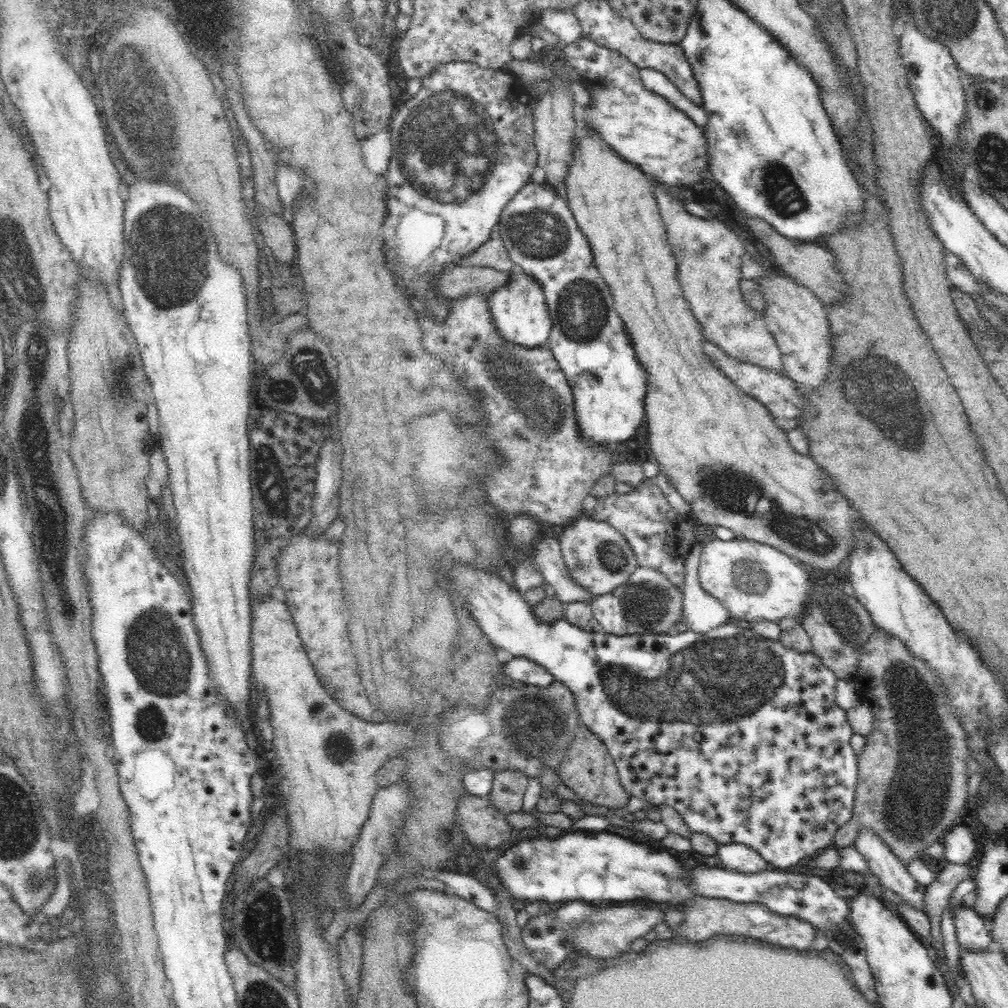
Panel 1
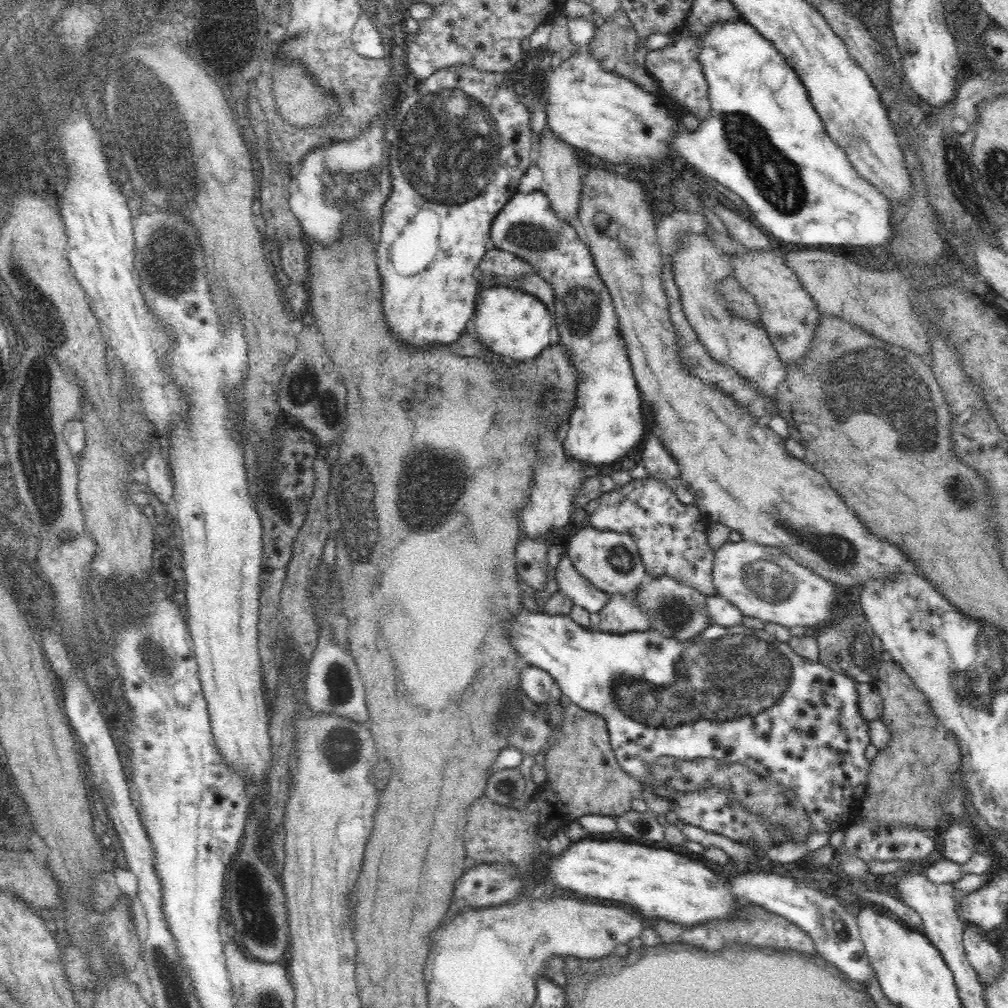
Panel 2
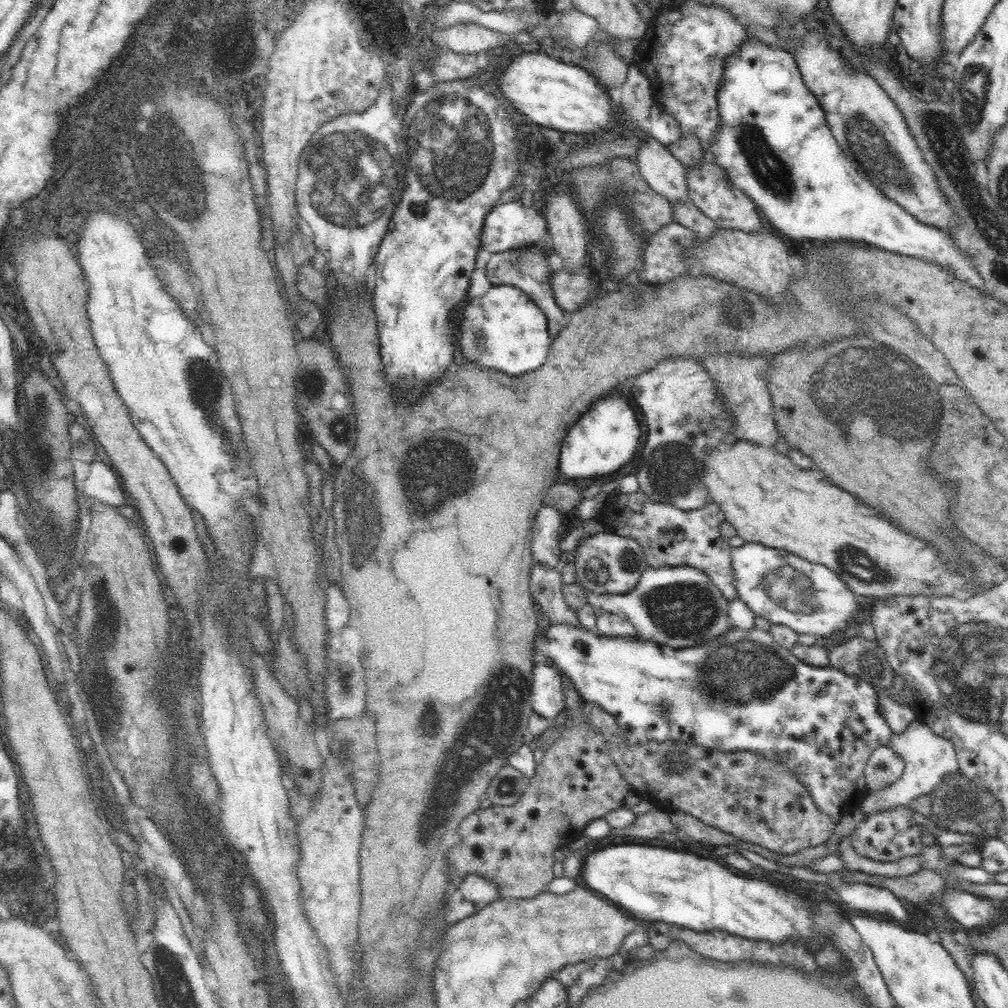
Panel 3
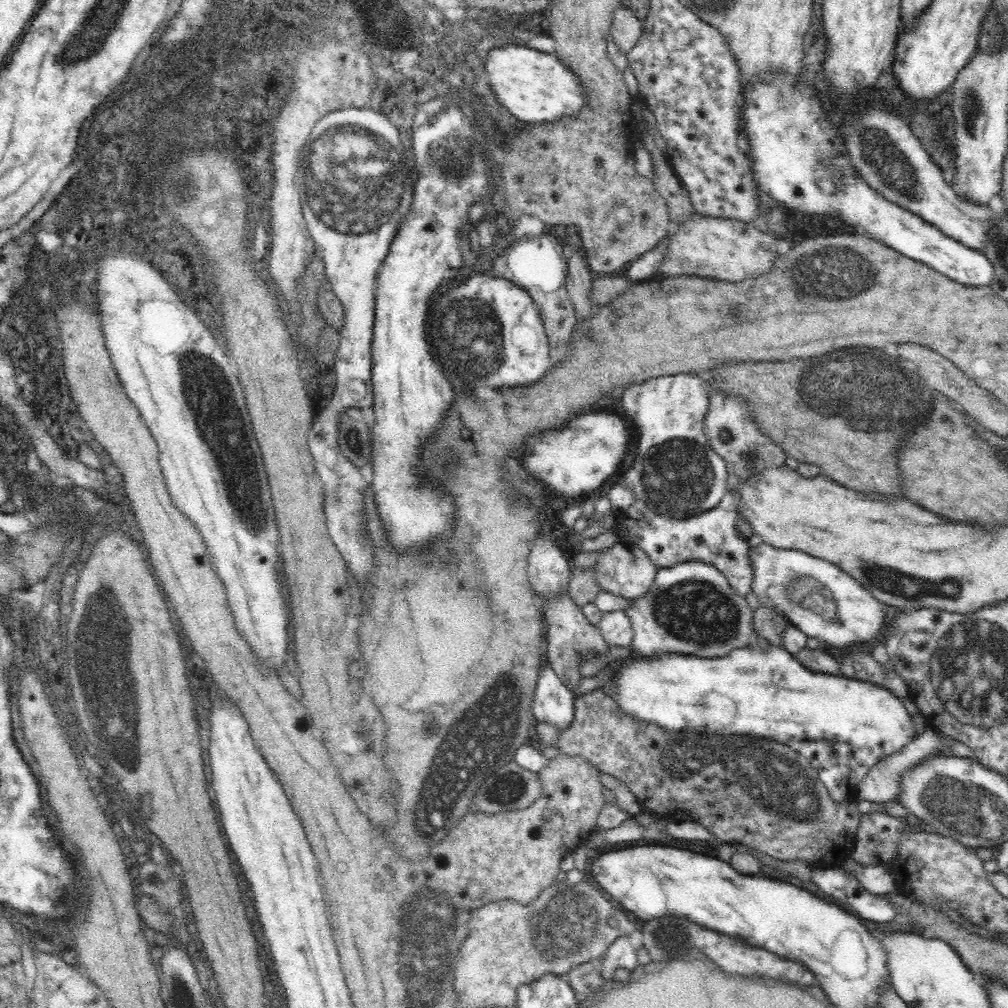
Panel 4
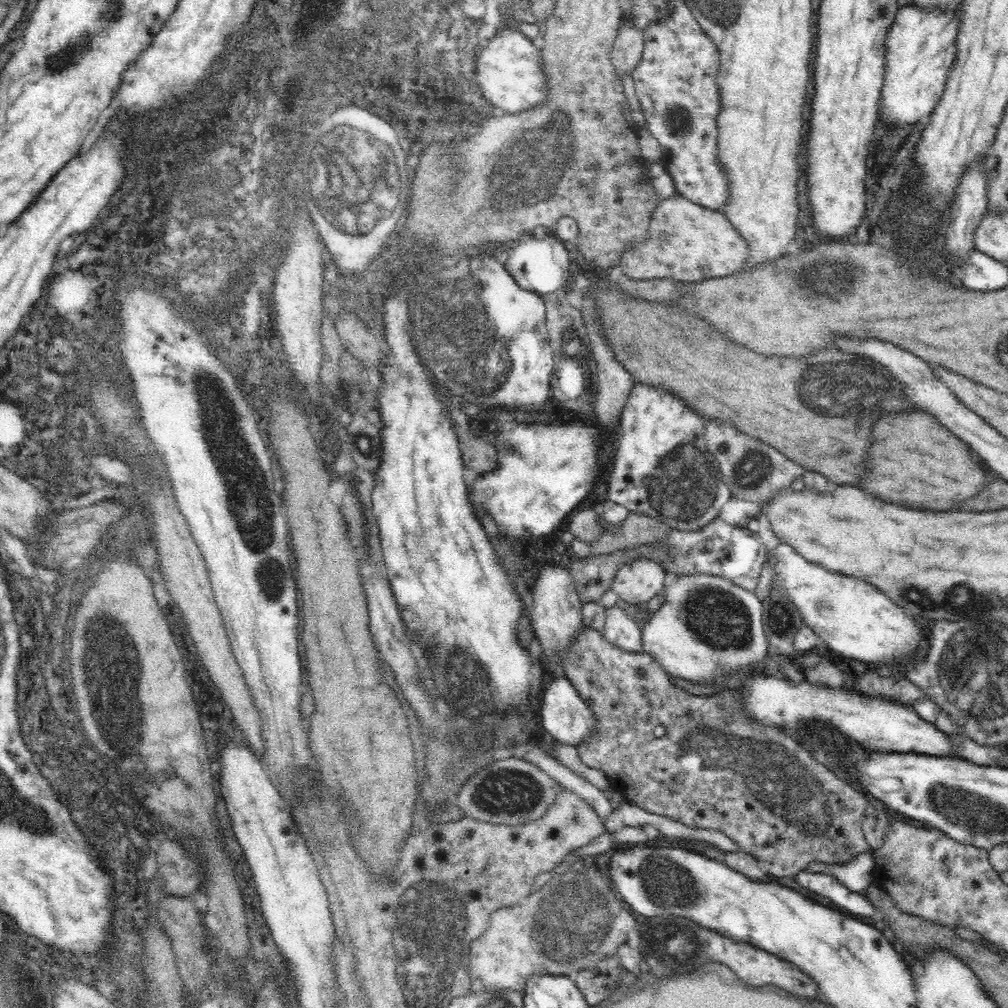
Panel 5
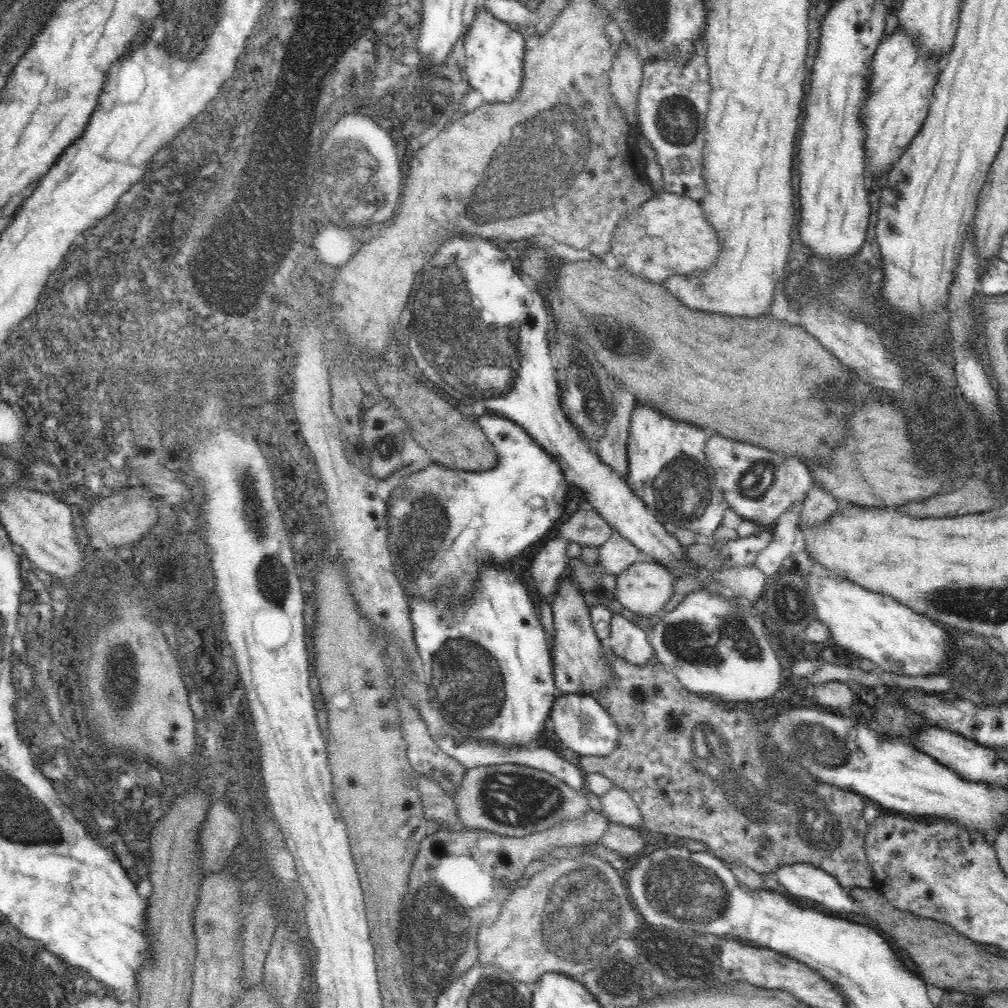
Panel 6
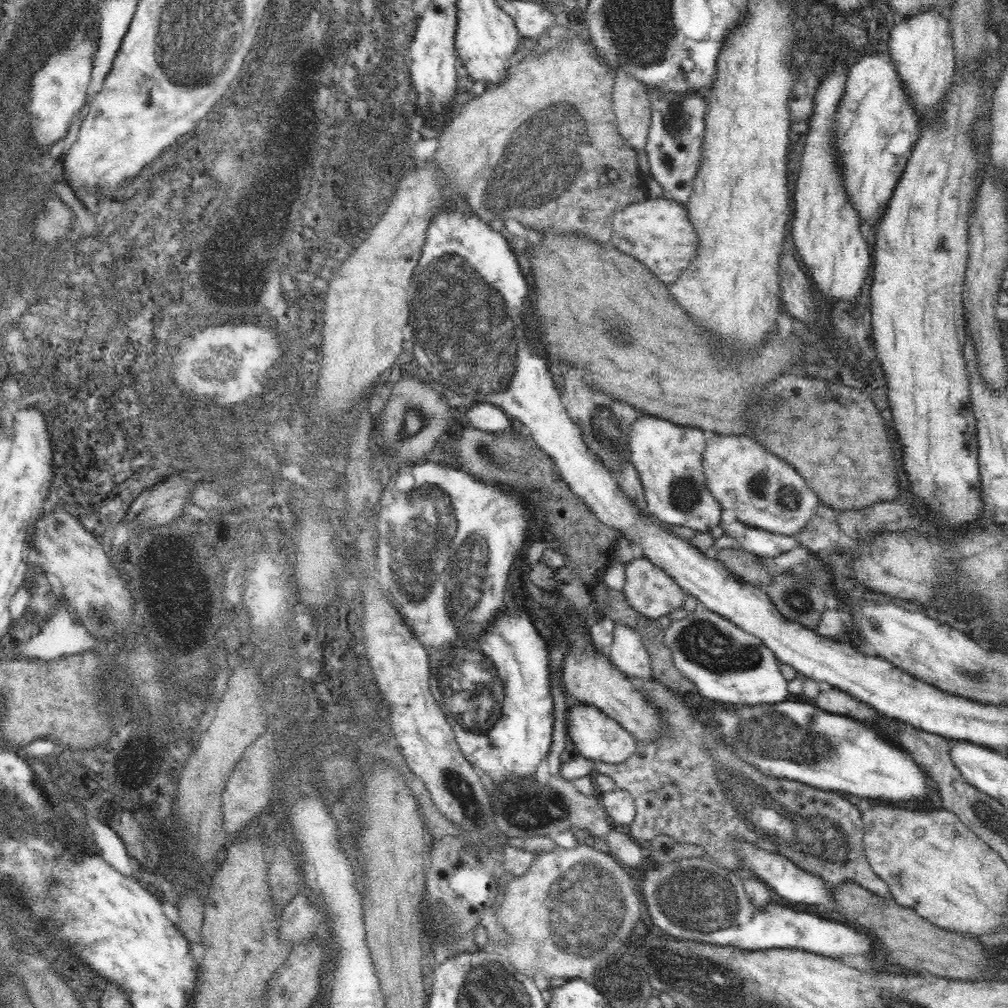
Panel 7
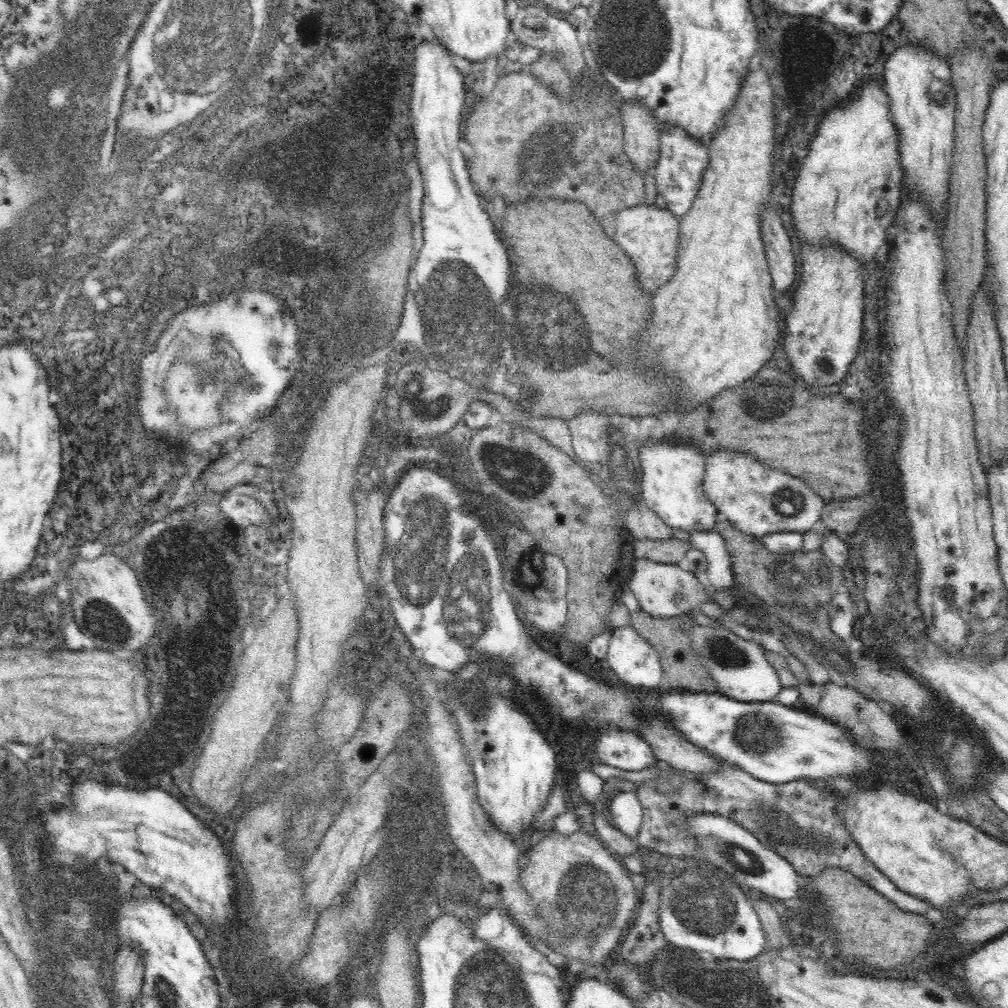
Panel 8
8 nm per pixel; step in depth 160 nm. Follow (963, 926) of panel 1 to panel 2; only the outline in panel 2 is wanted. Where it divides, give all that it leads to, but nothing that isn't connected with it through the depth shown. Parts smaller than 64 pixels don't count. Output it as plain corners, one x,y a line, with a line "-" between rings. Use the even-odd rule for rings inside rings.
968,925
963,932
963,945
967,959
977,972
983,987
988,987
1003,971
1004,958
998,948
986,936
980,933
976,925

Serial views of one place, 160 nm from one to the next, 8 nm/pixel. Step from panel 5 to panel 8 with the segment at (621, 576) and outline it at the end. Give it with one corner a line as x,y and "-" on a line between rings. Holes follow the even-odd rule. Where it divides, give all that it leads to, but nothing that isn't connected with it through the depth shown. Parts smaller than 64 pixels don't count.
634,558
629,588
641,609
654,617
674,617
702,606
712,590
706,590
698,578
679,563
664,564
645,558

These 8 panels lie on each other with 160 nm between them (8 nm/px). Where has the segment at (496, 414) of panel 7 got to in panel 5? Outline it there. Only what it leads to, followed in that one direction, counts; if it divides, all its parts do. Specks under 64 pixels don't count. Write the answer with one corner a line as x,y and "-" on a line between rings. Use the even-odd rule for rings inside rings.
582,421
564,424
536,424
526,422
511,431
496,432
494,446
496,447
498,468
492,472
482,473
475,480
473,488
468,488
468,496
479,521
490,517
498,526
499,540
528,541
544,534
550,534
557,529
567,514
576,510
578,504
584,501
594,480
600,472
600,454
602,452
602,432
596,427
596,422
586,424

